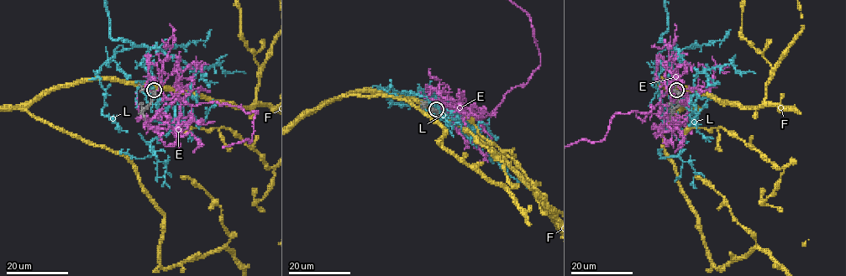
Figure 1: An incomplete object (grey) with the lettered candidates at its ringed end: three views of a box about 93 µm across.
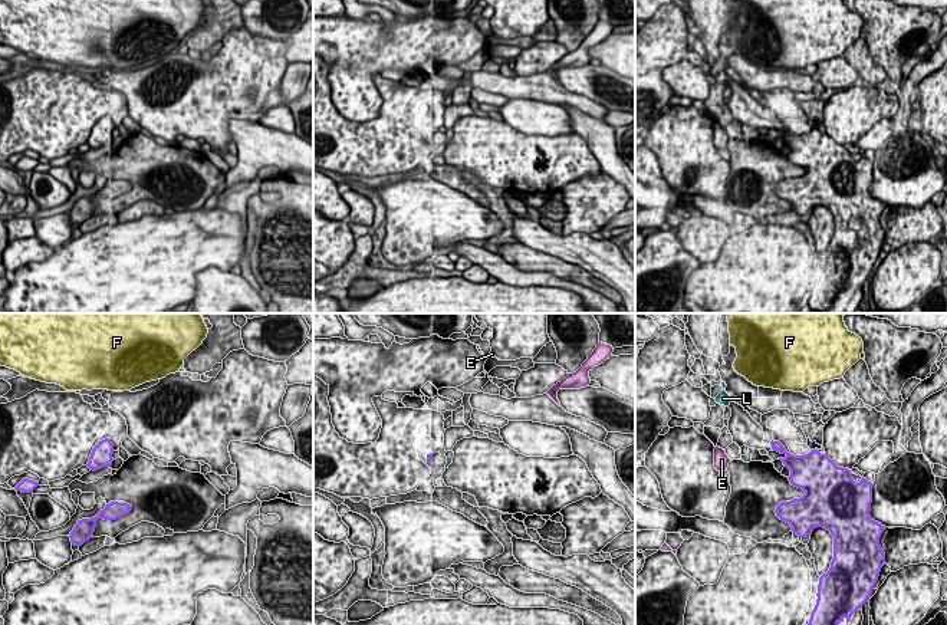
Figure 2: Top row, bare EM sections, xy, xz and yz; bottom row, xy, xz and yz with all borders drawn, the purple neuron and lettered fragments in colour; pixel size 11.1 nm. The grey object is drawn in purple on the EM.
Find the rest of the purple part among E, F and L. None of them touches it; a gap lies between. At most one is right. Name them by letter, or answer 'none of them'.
L

